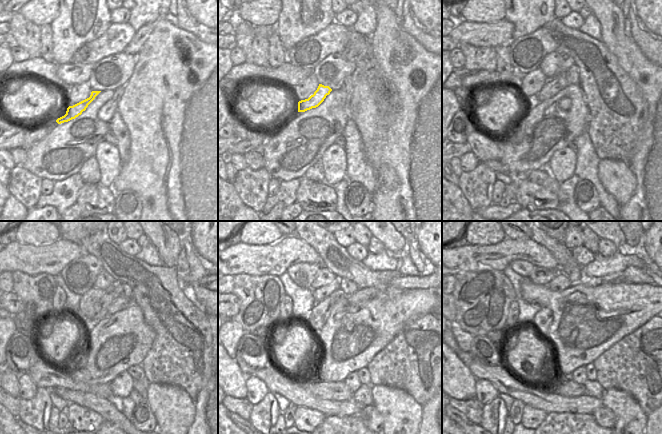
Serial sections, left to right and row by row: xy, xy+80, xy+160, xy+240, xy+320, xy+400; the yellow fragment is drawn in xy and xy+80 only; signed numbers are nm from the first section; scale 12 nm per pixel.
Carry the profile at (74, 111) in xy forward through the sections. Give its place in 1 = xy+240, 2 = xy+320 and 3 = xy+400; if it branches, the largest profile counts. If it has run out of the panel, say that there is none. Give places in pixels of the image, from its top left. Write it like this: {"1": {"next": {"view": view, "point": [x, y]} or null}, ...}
{"1": {"next": {"view": "xy+240", "point": [120, 303]}}, "2": {"next": {"view": "xy+320", "point": [403, 282]}}, "3": {"next": {"view": "xy+400", "point": [619, 280]}}}

